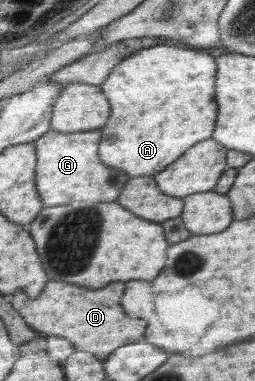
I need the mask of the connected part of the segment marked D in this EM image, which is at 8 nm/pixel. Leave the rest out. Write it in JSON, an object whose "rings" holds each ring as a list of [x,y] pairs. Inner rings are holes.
{"rings":[[[51,281],[45,285],[45,289],[37,299],[29,299],[18,312],[25,322],[29,323],[29,327],[38,333],[67,338],[77,347],[76,350],[89,351],[99,358],[99,361],[104,362],[119,345],[125,345],[127,341],[139,341],[147,327],[147,321],[143,319],[125,317],[119,305],[123,289],[125,289],[123,281],[111,283],[95,291],[83,289],[79,285],[65,285],[61,281]]]}

